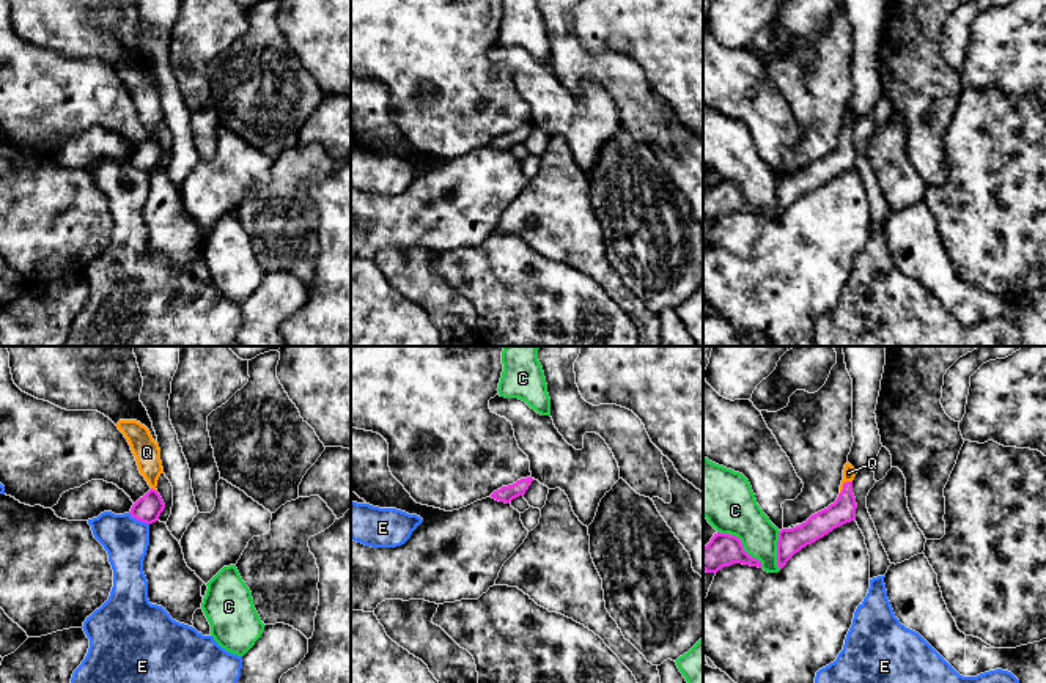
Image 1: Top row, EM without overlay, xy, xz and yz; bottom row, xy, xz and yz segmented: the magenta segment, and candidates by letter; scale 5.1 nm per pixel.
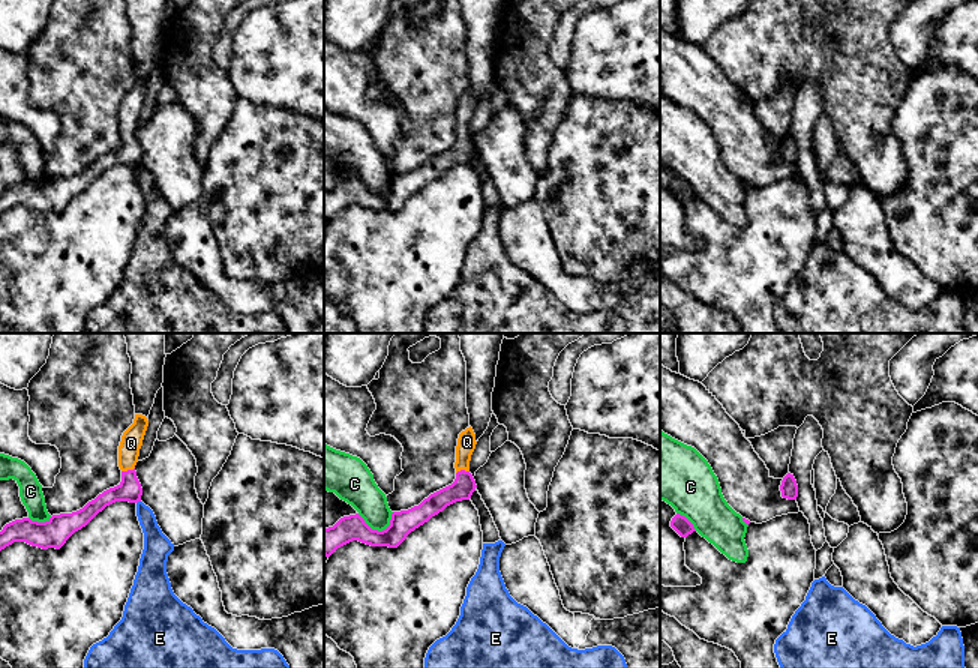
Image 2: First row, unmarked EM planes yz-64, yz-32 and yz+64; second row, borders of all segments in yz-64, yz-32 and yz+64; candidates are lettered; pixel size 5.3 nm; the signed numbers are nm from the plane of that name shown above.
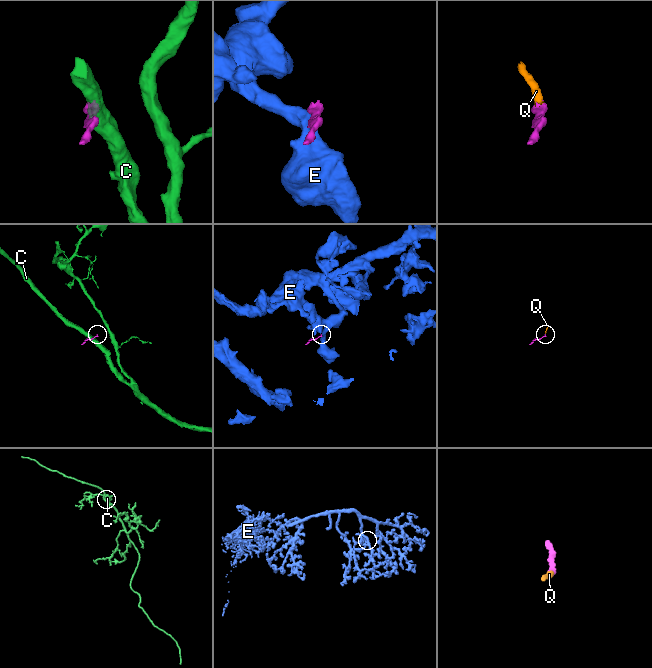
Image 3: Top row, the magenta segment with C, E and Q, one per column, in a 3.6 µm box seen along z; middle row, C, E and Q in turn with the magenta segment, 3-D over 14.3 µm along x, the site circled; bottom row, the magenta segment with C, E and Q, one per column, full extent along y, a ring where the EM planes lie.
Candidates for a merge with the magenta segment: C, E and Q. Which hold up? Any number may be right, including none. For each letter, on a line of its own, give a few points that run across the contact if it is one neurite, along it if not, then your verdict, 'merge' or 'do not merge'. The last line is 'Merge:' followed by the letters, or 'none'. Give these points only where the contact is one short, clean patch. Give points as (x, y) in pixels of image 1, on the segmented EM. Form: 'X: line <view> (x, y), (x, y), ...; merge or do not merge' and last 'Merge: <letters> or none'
C: line yz (718, 531), (733, 534), (762, 567); do not merge
E: line xy (129, 512), (148, 524); do not merge
Q: line yz (843, 510), (843, 485), (848, 472); merge
Merge: Q

